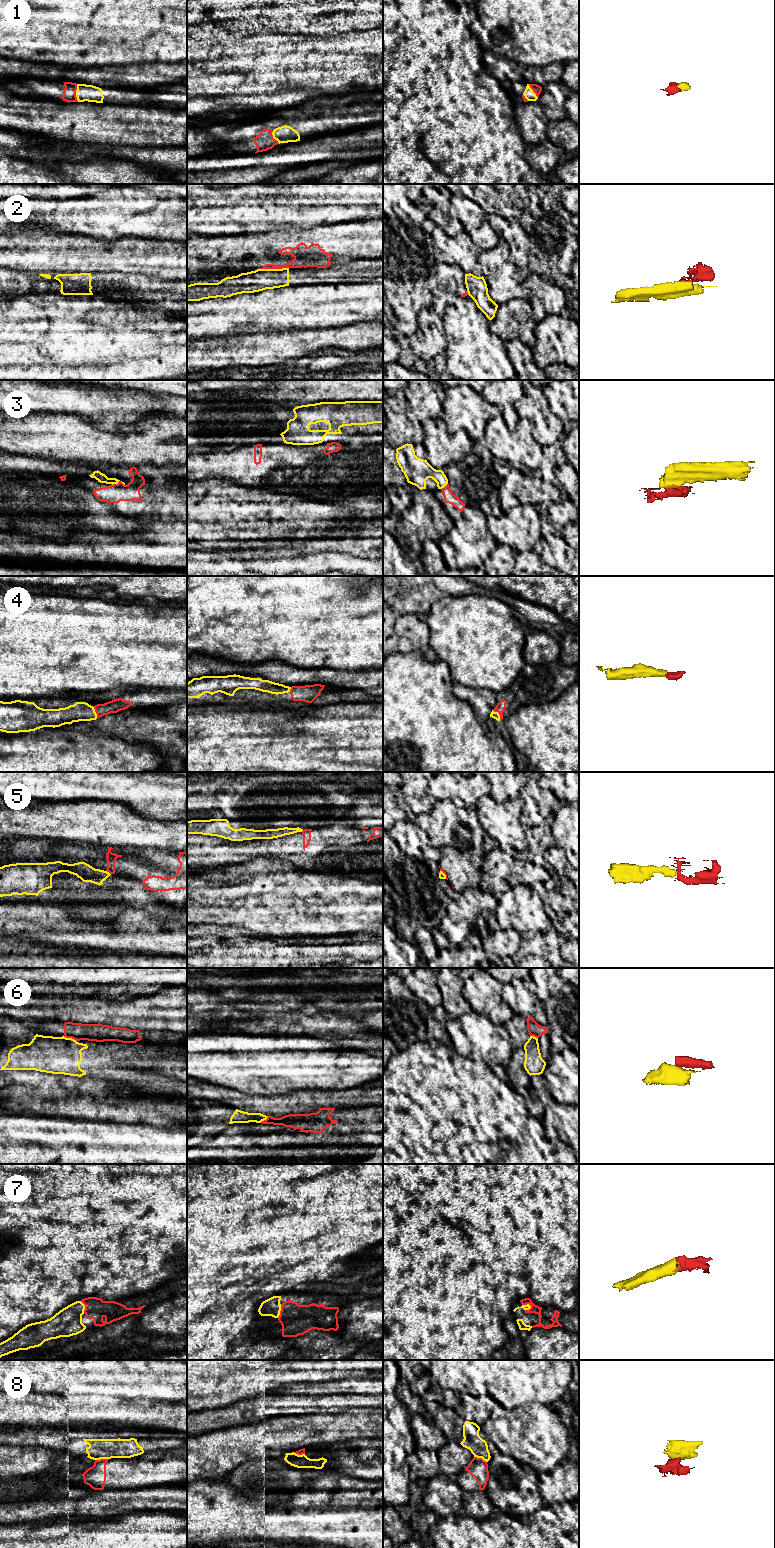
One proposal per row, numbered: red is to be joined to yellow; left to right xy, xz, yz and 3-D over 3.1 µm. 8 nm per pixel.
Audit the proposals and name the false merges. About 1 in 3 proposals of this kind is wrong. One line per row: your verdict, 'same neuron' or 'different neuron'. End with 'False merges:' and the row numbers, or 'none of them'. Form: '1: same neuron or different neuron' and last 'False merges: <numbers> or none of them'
1: same neuron
2: different neuron
3: different neuron
4: same neuron
5: different neuron
6: different neuron
7: same neuron
8: different neuron
False merges: 2, 3, 5, 6, 8

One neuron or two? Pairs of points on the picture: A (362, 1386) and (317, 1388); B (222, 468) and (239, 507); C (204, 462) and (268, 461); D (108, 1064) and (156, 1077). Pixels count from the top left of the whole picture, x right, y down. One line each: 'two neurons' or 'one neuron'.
A: one neuron
B: two neurons
C: one neuron
D: one neuron

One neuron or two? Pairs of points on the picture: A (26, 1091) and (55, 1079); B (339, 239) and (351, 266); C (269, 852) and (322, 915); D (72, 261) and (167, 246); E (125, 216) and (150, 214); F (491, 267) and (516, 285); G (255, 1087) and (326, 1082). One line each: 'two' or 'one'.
A: one
B: two
C: two
D: one
E: one
F: one
G: one

